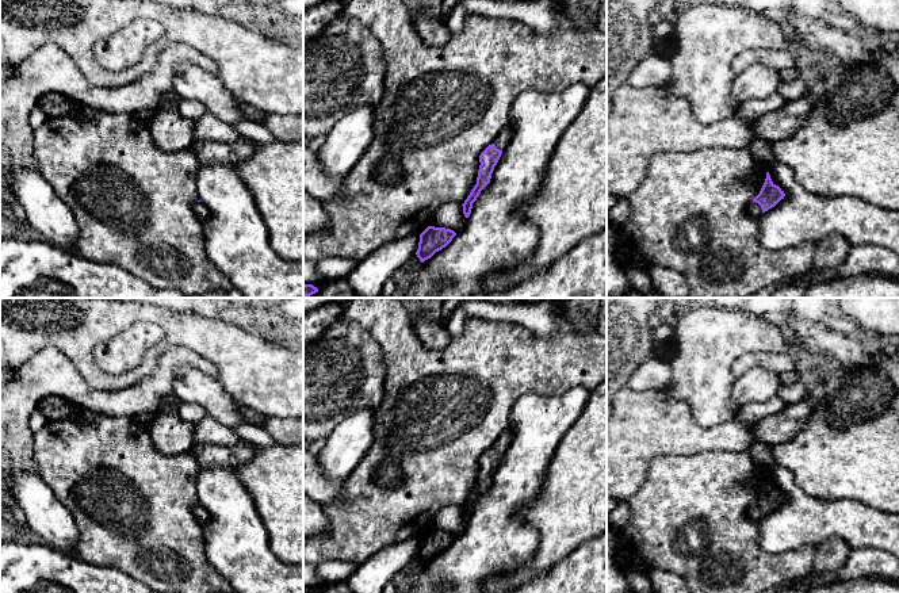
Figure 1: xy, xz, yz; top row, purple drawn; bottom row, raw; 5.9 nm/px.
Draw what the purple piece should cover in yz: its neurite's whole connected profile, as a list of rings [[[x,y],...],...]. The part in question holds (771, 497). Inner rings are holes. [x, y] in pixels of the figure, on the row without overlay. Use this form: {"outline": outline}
{"outline": [[[766,475],[766,482],[760,497],[747,508],[746,513],[750,519],[760,520],[774,510],[784,500],[784,494],[772,485],[769,475]]]}

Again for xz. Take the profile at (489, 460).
{"outline": [[[508,425],[506,431],[502,432],[500,439],[496,441],[496,444],[489,448],[479,459],[479,474],[478,474],[478,481],[477,481],[477,487],[471,493],[470,498],[464,504],[463,509],[463,517],[466,521],[470,520],[473,506],[477,504],[479,500],[481,494],[490,486],[491,477],[494,474],[494,470],[497,468],[502,454],[506,451],[509,447],[514,433],[513,429]]]}

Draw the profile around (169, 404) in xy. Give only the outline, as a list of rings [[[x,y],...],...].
[[[173,394],[165,395],[158,406],[158,413],[177,413],[180,399]]]

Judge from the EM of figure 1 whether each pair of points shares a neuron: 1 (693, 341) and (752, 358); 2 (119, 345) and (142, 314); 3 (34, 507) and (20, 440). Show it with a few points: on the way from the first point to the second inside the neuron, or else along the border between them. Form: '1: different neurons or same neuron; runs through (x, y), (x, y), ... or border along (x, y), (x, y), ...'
1: different neurons; border along (775, 352), (745, 352), (733, 364), (734, 377)
2: different neurons; border along (165, 335), (153, 322), (134, 321), (110, 339)
3: different neurons; border along (14, 469), (34, 471), (38, 475)

